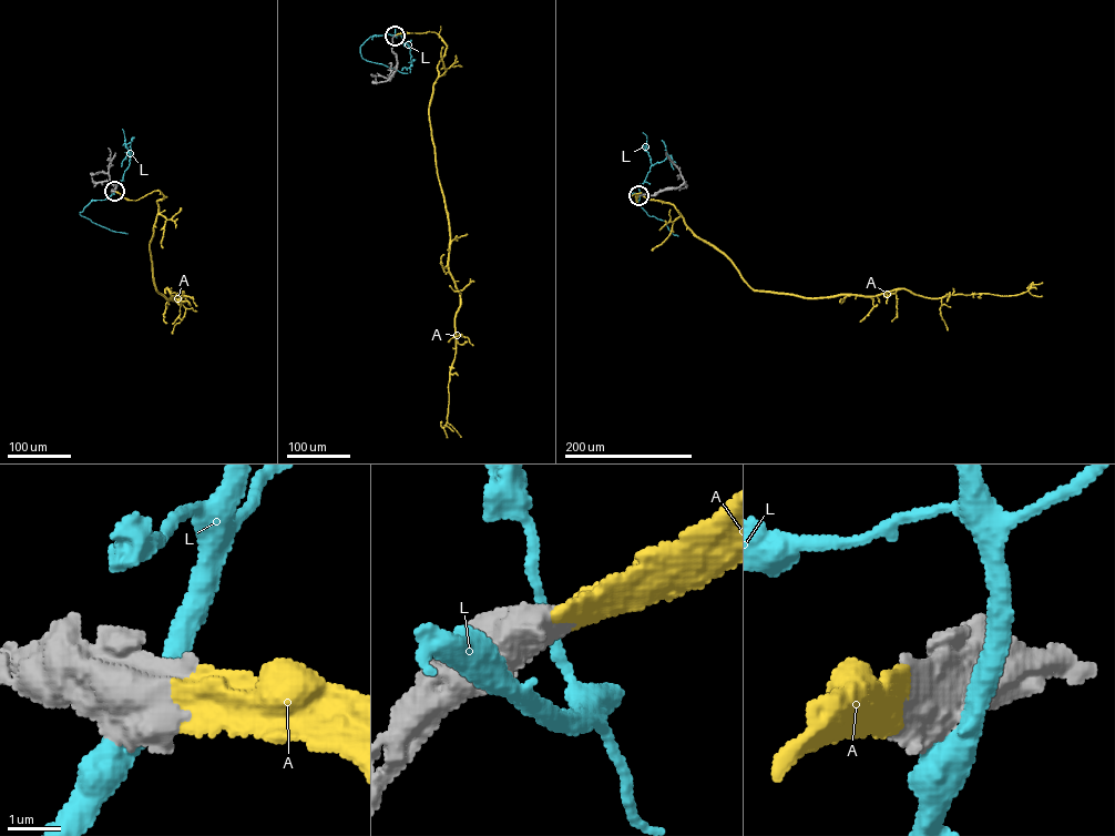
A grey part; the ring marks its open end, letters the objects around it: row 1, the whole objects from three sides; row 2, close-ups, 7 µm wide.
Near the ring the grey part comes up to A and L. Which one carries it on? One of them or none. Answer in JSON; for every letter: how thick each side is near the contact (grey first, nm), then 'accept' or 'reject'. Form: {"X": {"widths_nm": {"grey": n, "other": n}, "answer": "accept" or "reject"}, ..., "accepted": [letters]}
{"A": {"widths_nm": {"grey": 950, "other": 550}, "answer": "accept"}, "L": {"widths_nm": {"grey": 1100, "other": 500}, "answer": "reject"}, "accepted": ["A"]}

